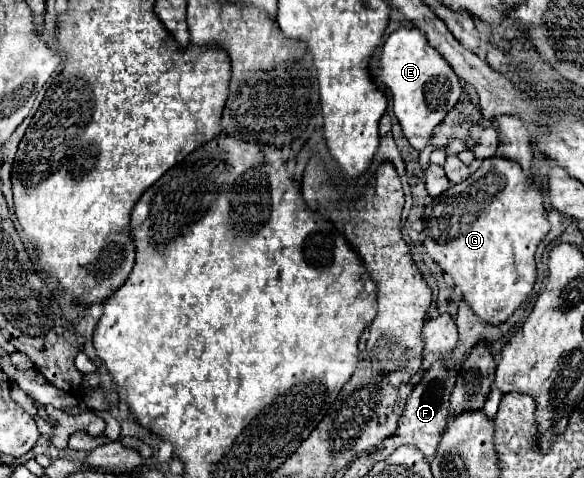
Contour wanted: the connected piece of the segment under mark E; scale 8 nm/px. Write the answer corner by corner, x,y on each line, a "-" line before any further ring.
401,26
395,30
381,52
381,74
383,86
391,92
393,112
403,128
409,144
421,152
433,134
433,128
445,118
445,114
459,102
463,86
459,76
451,70
447,60
427,42
423,30

